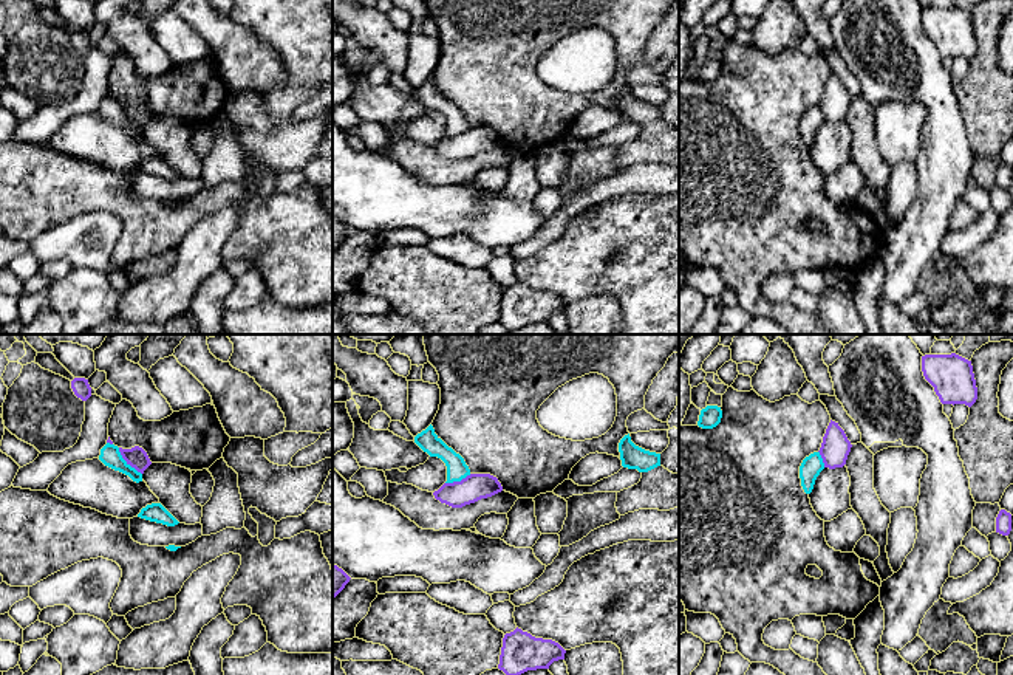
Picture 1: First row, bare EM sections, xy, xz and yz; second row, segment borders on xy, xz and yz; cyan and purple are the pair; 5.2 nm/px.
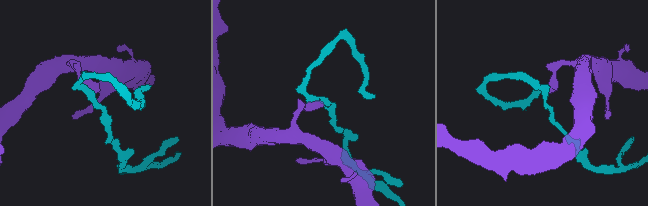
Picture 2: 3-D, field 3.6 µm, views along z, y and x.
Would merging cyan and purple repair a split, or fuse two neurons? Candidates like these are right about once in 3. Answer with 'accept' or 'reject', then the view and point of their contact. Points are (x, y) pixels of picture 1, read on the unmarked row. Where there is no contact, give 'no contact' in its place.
reject | xy (126, 115)

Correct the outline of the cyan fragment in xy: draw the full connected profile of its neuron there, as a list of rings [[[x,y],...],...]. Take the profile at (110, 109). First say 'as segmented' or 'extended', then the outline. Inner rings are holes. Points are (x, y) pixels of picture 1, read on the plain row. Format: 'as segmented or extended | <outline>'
as segmented | [[[107,96],[102,102],[101,102],[101,108],[99,113],[114,122],[119,124],[125,128],[128,128],[133,135],[139,136],[142,135],[142,127],[138,125],[135,121],[131,121],[121,108],[119,101],[114,98]]]

